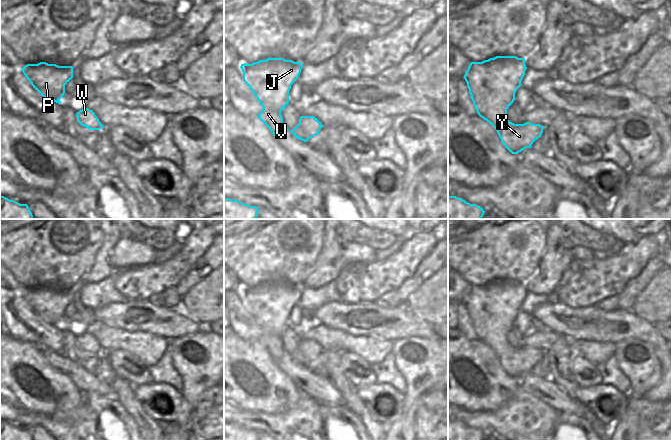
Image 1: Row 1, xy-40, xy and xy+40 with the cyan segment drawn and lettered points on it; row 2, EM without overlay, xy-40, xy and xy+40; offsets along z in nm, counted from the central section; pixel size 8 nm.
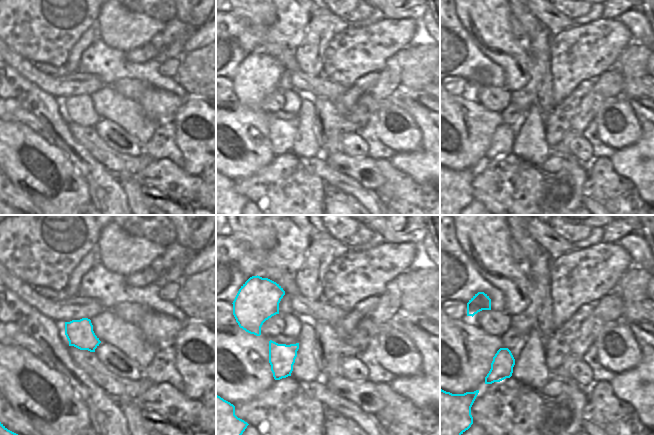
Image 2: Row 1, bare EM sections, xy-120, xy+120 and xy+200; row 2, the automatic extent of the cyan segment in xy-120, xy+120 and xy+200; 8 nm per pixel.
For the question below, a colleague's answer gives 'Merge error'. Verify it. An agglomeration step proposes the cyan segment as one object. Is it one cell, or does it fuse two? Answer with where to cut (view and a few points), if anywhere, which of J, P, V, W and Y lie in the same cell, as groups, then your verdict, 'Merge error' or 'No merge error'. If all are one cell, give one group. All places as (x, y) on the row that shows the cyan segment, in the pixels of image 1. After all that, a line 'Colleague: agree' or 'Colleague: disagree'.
No split. Groups: J P V W Y. No merge error
Colleague: disagree

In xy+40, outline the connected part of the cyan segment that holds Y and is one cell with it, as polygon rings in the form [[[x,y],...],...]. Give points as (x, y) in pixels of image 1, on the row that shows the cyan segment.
[[[496,56],[482,62],[471,62],[463,77],[478,115],[497,131],[501,143],[512,154],[531,148],[531,145],[541,137],[545,128],[530,122],[514,124],[507,119],[507,109],[515,100],[515,93],[521,86],[526,69],[525,58]]]

